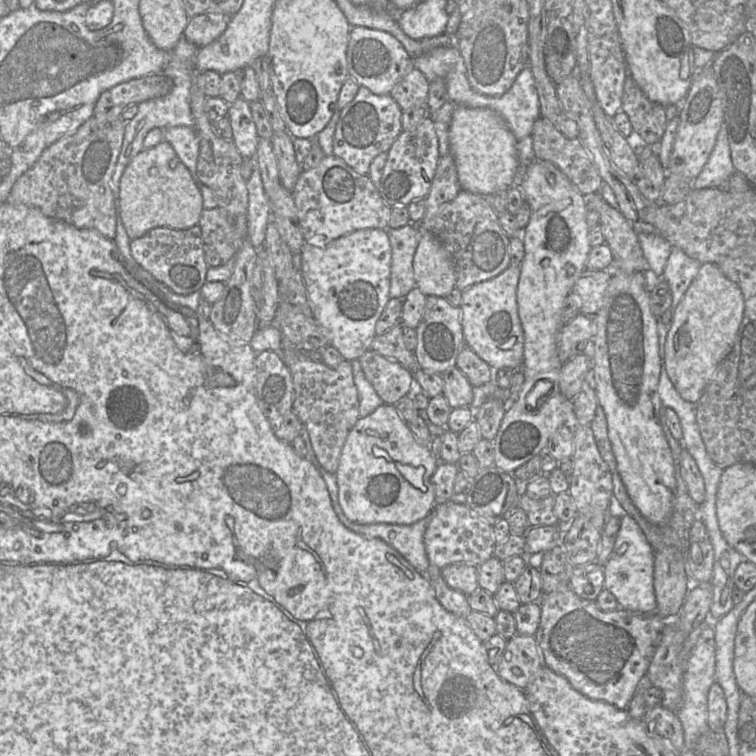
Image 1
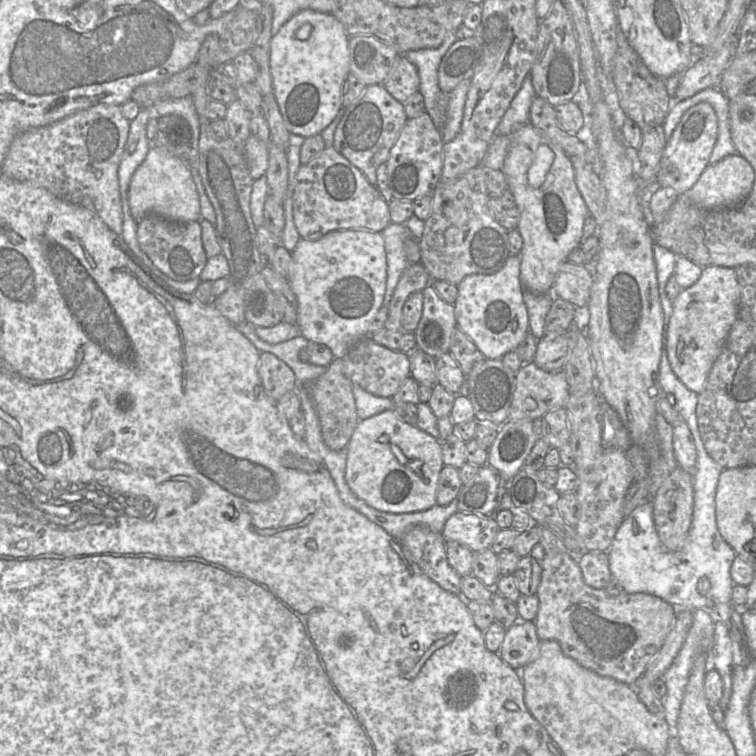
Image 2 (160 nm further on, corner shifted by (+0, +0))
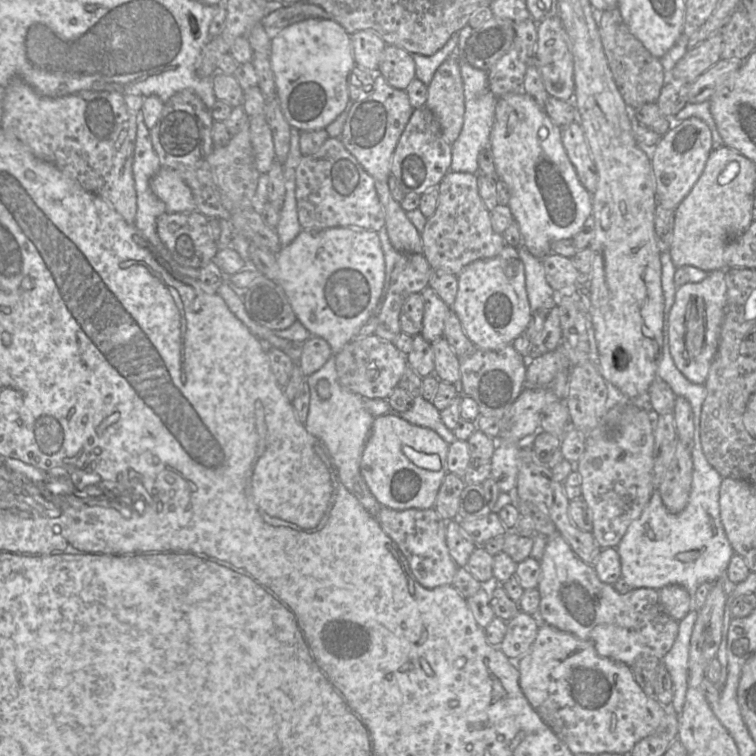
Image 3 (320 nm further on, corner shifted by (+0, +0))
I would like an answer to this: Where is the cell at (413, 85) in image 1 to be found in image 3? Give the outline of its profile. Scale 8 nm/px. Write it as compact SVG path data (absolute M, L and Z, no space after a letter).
M386 45L378 66L378 73L393 88L406 90L416 77L412 55L401 47Z

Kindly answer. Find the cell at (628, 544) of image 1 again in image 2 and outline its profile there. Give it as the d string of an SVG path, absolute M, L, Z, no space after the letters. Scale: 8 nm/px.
M654 243L653 257L661 307L663 310L662 352L659 366L659 381L663 394L671 399L681 420L685 421L691 431L697 451L696 469L693 474L694 509L689 535L686 543L679 551L667 551L657 534L653 519L652 500L640 505L627 517L619 527L610 549L607 551L612 579L615 579L627 594L646 593L659 597L677 609L705 609L708 596L702 596L697 590L697 582L701 577L710 581L709 598L713 601L713 609L709 611L716 620L729 622L735 608L732 604L734 583L730 576L730 568L736 552L722 538L716 523L716 492L723 467L707 453L697 423L696 407L699 394L689 390L671 369L667 346L667 333L672 301L667 297L665 287L675 269L676 255L670 250Z

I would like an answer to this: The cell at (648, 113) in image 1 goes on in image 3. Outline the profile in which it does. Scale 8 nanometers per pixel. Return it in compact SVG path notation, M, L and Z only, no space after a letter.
M619 8L597 13L597 27L602 47L615 84L630 110L646 103L656 103L664 86L664 70L660 59L654 57L644 45L631 34L624 23Z

